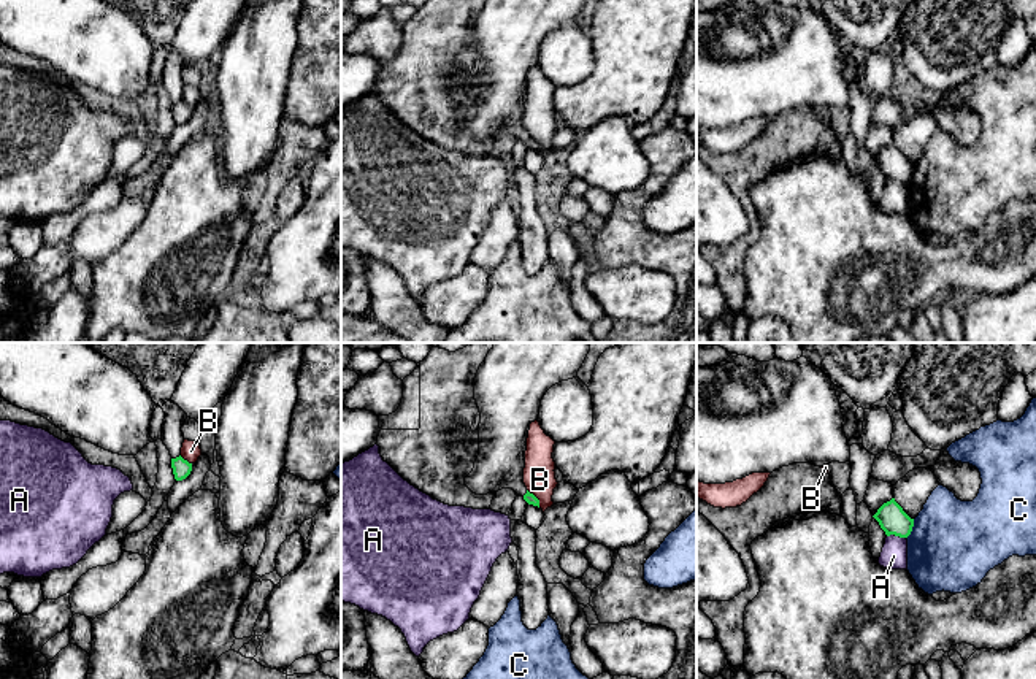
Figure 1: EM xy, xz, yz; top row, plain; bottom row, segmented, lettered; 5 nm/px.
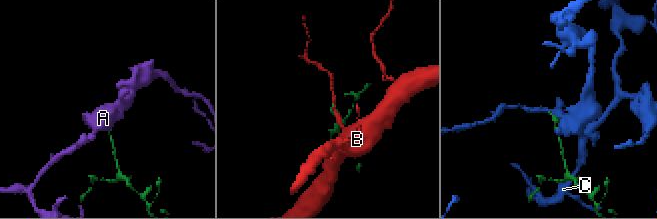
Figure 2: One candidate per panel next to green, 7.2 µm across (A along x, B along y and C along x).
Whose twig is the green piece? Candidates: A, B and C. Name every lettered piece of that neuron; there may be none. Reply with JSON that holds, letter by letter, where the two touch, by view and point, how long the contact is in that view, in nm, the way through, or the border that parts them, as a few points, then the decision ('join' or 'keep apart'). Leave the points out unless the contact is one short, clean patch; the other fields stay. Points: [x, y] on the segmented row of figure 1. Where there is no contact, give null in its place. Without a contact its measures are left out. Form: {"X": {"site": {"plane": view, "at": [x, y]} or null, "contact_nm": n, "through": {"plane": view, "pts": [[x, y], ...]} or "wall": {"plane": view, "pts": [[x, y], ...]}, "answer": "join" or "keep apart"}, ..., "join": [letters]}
{"A": {"site": {"plane": "yz", "at": [897, 535]}, "contact_nm": 100, "wall": {"plane": "yz", "pts": [[887, 535], [905, 538]]}, "answer": "keep apart"}, "B": {"site": {"plane": "xz", "at": [537, 498]}, "contact_nm": 120, "wall": {"plane": "xz", "pts": [[527, 489], [538, 500], [540, 506]]}, "answer": "keep apart"}, "C": {"site": {"plane": "yz", "at": [911, 529]}, "contact_nm": 110, "answer": "keep apart"}, "join": []}

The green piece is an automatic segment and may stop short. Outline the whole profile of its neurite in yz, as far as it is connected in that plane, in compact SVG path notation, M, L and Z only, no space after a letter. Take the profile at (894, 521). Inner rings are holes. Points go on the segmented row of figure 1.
M895 498L884 503L873 517L879 522L887 536L907 538L914 527L914 519L903 511Z

